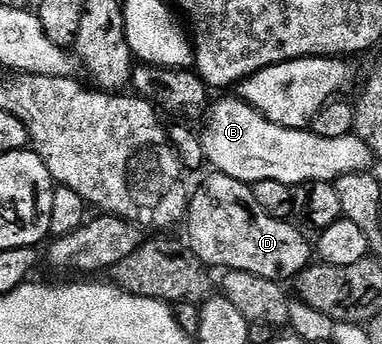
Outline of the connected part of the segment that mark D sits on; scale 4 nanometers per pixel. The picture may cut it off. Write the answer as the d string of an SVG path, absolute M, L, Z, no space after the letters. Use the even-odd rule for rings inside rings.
M212 172L211 177L207 177L199 185L199 190L190 194L187 202L187 225L186 244L201 259L203 264L215 271L249 271L249 275L261 275L261 279L273 279L282 282L284 276L294 274L312 262L313 247L307 243L304 235L294 226L291 221L273 219L273 215L265 215L253 199L251 185L245 181L238 181L224 173Z

